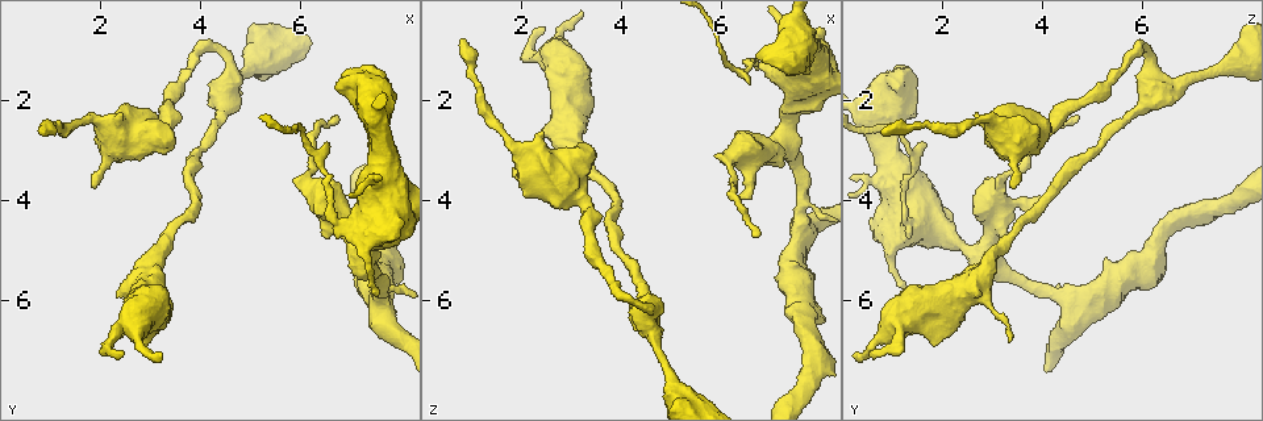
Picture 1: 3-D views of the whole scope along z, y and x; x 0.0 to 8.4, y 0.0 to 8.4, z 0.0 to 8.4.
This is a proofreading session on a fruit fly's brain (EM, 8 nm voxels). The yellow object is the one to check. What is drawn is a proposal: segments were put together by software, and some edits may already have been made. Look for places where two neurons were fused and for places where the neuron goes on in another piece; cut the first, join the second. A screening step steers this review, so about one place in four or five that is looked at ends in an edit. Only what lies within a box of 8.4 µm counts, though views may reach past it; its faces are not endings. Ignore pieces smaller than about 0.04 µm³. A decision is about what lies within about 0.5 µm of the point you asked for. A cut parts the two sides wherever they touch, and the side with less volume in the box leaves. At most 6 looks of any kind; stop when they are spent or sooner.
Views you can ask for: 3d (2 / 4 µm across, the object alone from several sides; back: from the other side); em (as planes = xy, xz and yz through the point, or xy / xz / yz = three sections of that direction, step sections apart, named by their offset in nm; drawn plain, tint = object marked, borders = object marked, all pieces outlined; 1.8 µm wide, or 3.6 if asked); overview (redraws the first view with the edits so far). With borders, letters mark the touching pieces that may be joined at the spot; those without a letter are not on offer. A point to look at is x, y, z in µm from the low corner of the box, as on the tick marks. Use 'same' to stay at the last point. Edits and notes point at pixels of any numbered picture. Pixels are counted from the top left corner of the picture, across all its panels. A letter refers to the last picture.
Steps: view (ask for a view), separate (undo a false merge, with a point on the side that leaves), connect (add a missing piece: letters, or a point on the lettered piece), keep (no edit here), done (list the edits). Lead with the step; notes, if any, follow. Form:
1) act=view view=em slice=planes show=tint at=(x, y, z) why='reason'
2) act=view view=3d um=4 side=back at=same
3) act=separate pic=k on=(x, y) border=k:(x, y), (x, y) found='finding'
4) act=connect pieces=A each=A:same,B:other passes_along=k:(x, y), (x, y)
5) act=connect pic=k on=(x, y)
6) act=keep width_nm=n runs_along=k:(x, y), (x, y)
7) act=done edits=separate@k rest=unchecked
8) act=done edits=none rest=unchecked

act=view view=3d um=2 at=(6.55, 4.10, 1.30) why='a narrow waist'

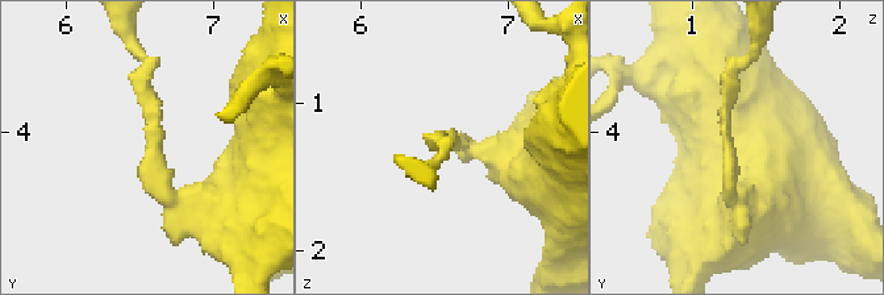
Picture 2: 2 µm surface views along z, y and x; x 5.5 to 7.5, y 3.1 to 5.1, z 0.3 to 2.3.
act=view view=em slice=yz step=16 show=borders at=(6.60, 4.06, 1.26) why='shape alone is not enough'

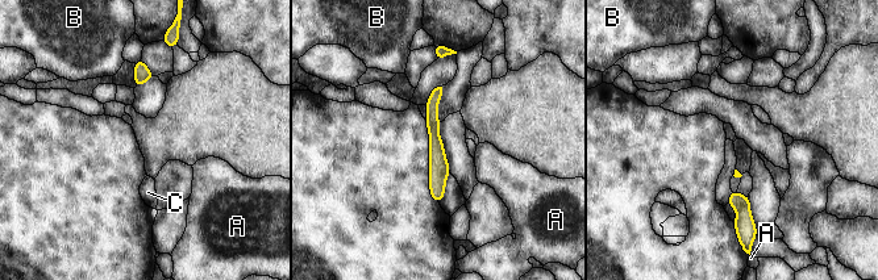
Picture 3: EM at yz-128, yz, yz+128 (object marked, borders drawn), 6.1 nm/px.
act=separate pic=3 on=(735, 197) each=A:other,B:other,C:other found='two neurons meet here'

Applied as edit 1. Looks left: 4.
act=view view=overview

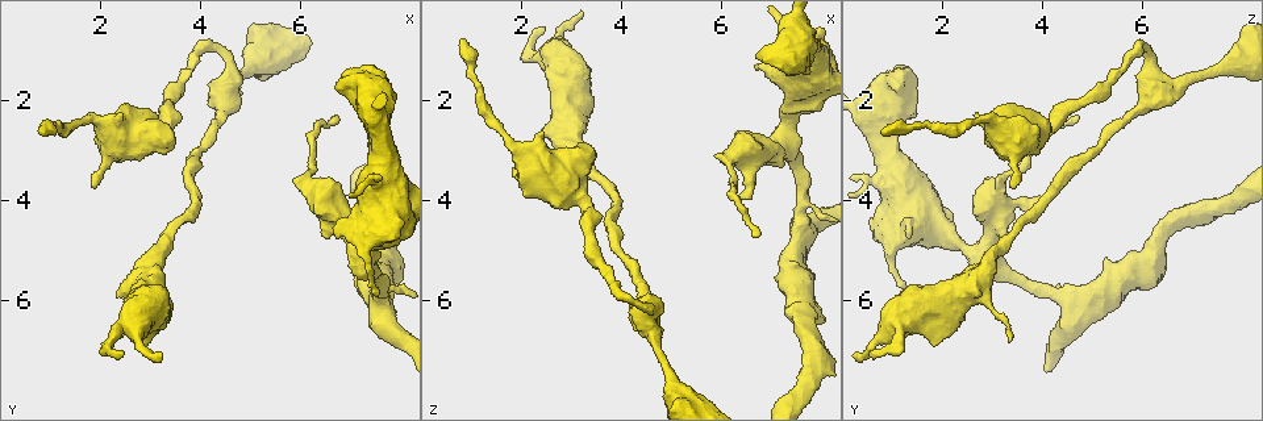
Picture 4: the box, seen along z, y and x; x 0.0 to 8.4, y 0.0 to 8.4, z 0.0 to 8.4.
act=view view=em slice=yz step=16 show=tint at=(0.80, 2.65, 0.75) why='an open end'

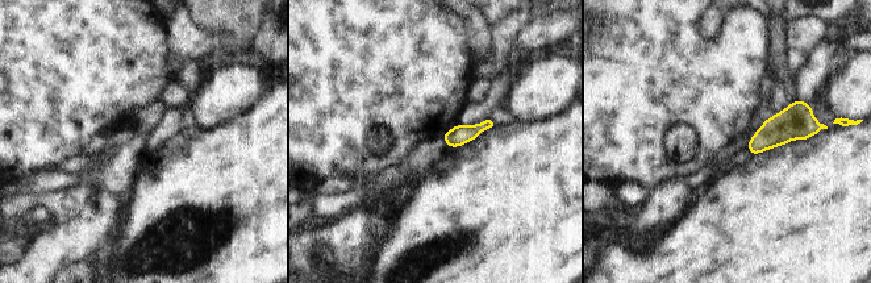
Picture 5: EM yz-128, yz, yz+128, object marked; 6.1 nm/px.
act=view view=em slice=planes show=borders at=same

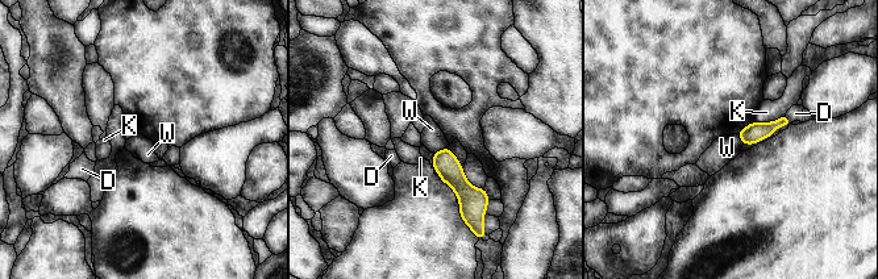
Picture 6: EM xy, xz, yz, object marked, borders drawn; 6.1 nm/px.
act=keep width_nm=120 each=D:other,K:other,W:other border=6:(448, 146), (433, 153) found='none of them fits'

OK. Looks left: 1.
act=done edits=separate@3 rest=unchecked

